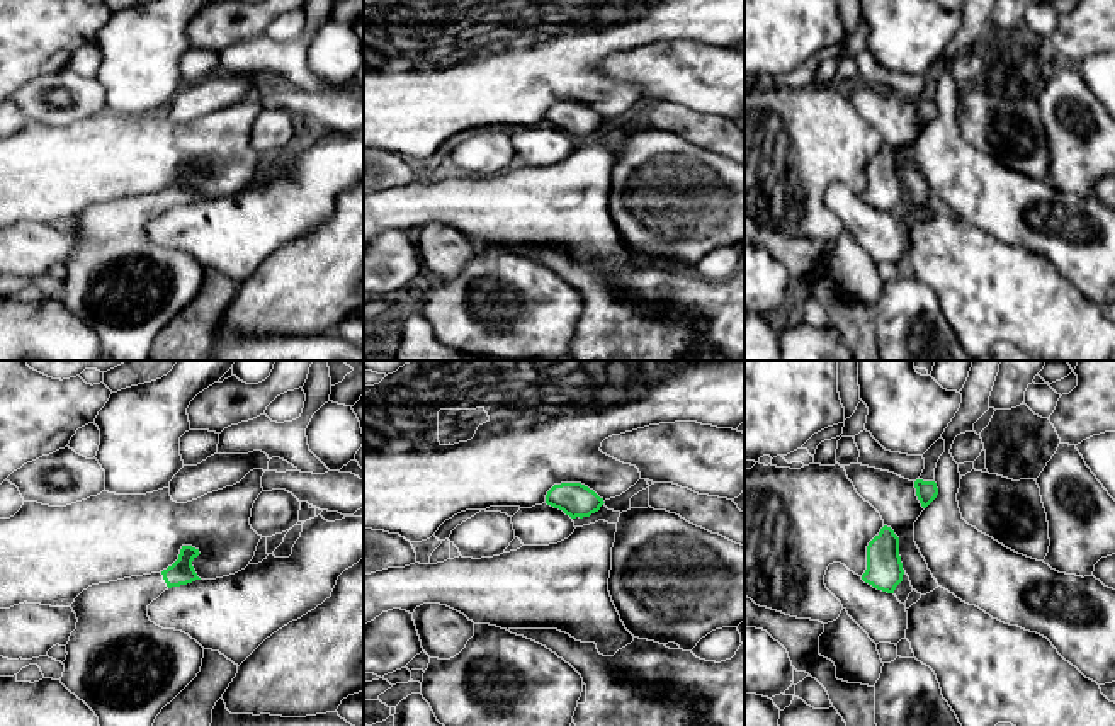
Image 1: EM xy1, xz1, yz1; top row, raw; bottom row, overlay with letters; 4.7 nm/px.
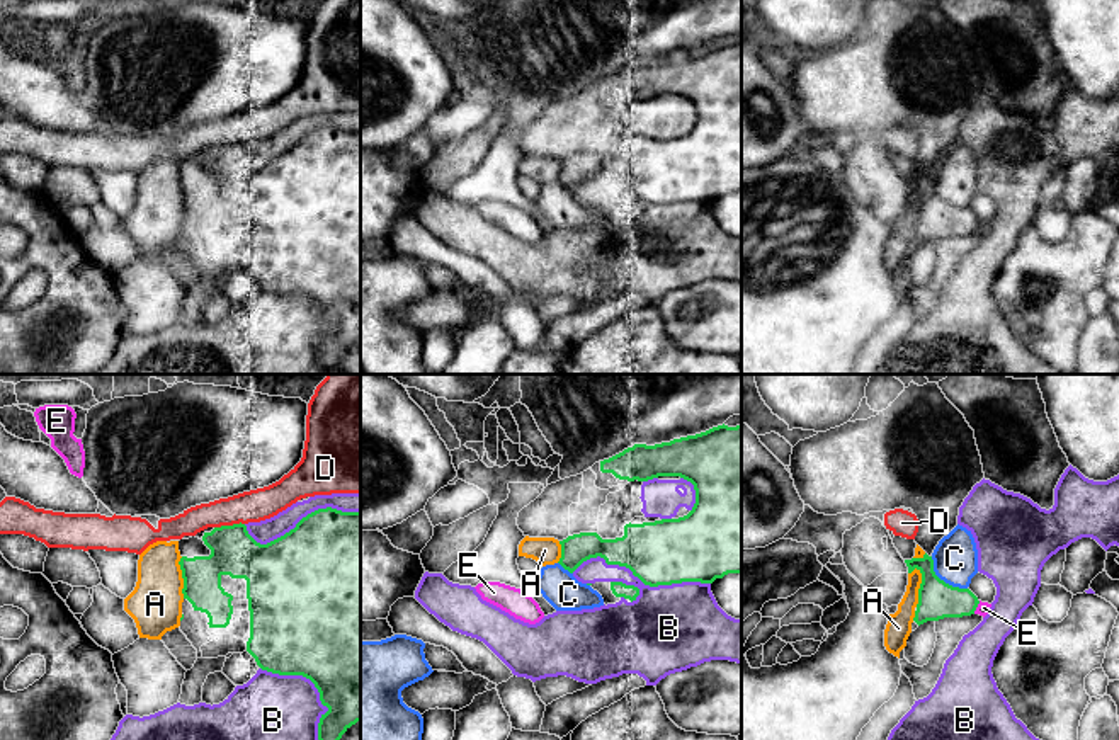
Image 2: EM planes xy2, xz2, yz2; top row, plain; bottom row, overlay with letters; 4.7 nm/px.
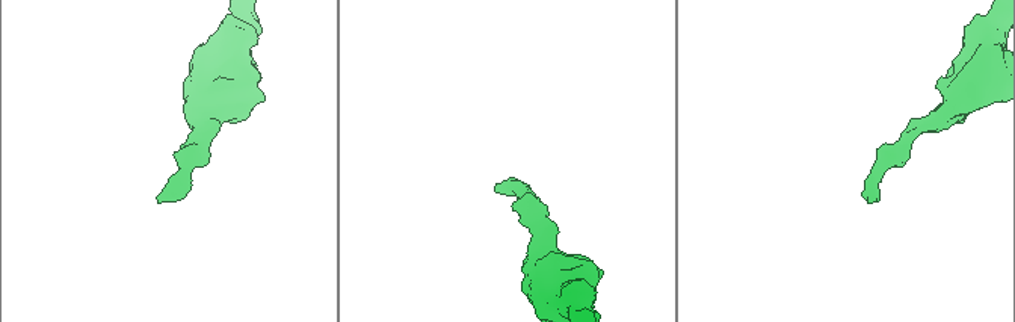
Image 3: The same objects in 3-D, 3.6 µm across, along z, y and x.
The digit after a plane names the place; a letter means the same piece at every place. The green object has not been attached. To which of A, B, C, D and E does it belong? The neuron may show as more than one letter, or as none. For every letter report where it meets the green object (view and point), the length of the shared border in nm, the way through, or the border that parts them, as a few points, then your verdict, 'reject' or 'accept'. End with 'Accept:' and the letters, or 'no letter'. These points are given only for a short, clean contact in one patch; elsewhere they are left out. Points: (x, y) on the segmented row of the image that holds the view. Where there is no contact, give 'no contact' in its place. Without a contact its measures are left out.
A: meets green in yz2 at (920, 587); contact 190 nm long; border along yz2 (915, 567), (920, 574), (919, 603), (915, 606); reject
B: meets green in xz2 at (641, 580); contact 650 nm long; reject
C: meets green in yz2 at (942, 580); contact 240 nm long; border along yz2 (931, 557), (932, 569), (942, 580), (966, 589); reject
D: meets green in xy2 at (228, 526); contact 150 nm long; reject
E: meets green in yz2 at (976, 606); contact 70 nm long; border along yz2 (980, 601), (973, 613); reject
Accept: no letter

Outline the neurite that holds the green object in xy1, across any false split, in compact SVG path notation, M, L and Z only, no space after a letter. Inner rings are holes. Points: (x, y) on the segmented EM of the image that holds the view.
M182 546L178 559L160 573L131 576L92 585L70 605L76 614L76 629L66 644L61 683L83 700L99 717L99 726L153 726L161 709L170 704L201 672L204 648L189 634L163 629L150 621L148 605L165 590L201 580L192 566L199 549Z

